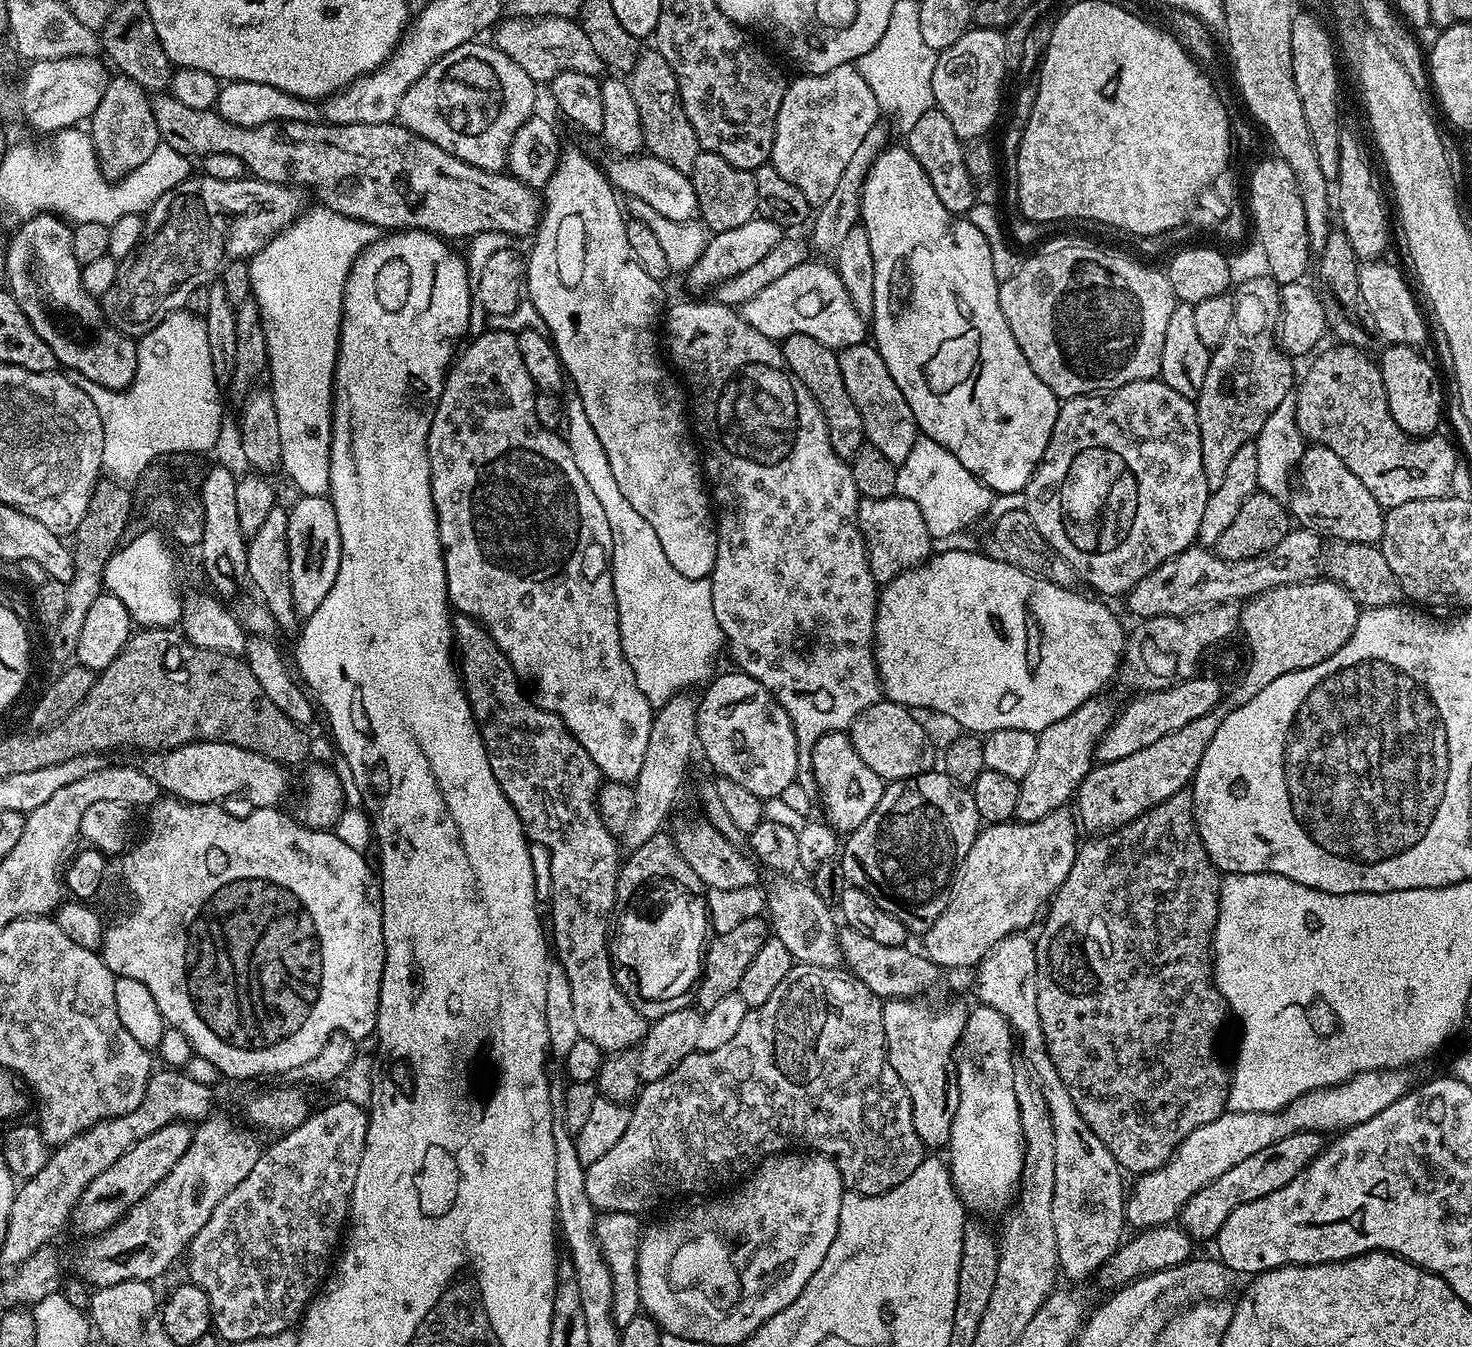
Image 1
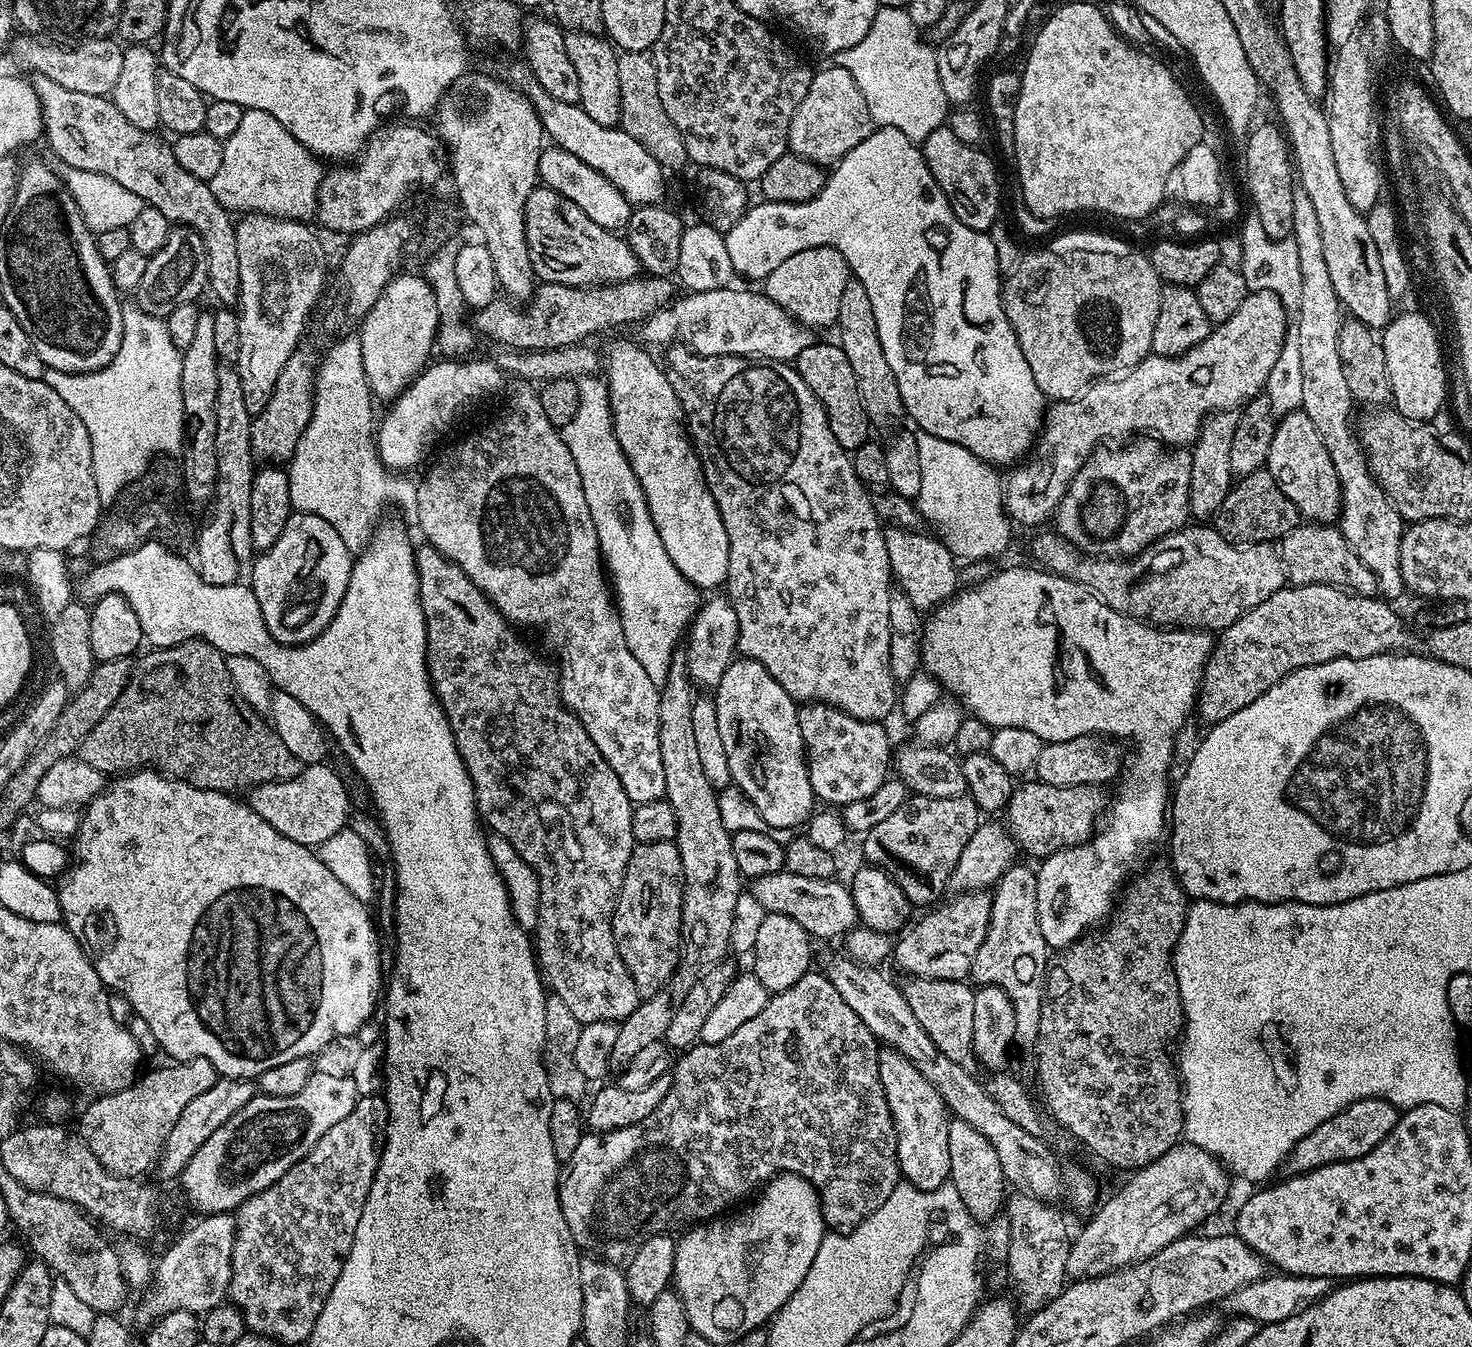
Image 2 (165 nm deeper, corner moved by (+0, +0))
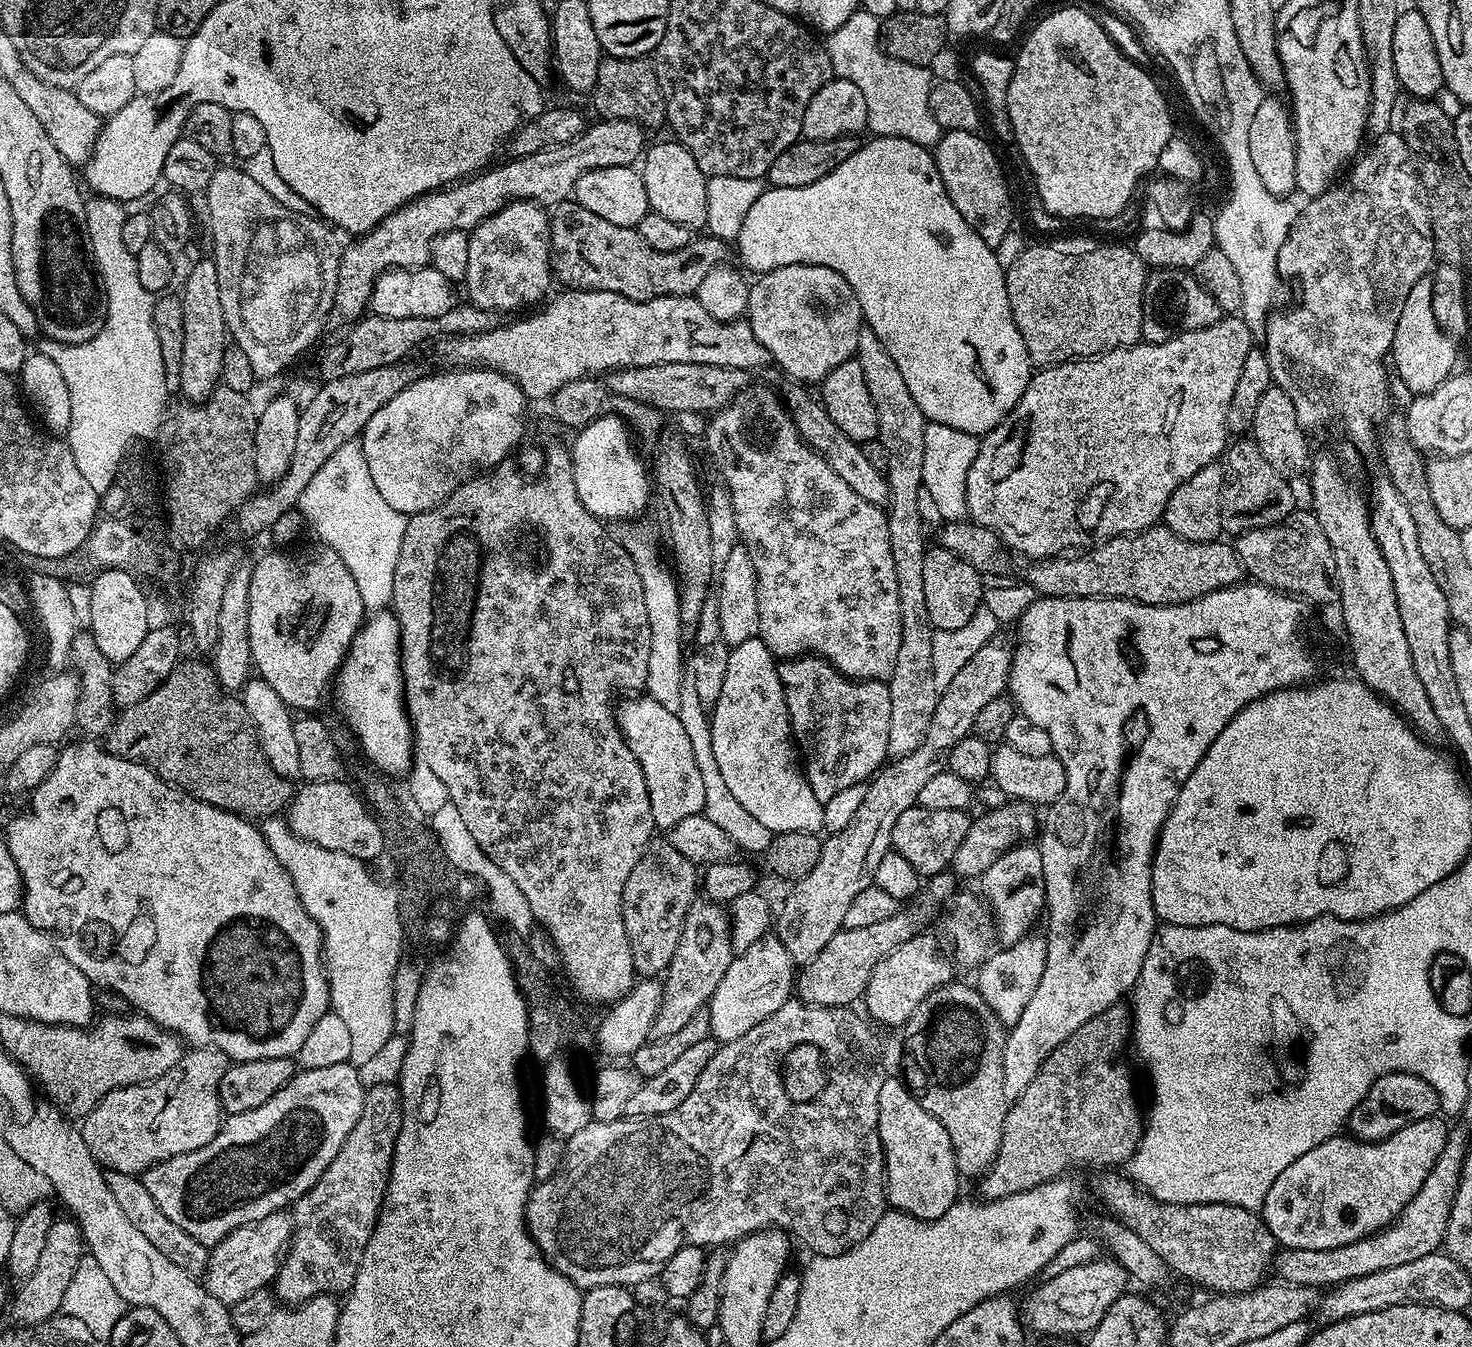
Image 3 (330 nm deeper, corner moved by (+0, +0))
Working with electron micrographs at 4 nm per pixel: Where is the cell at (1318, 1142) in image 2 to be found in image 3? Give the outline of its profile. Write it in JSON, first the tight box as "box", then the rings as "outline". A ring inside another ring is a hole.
{"box":[1346,1072,1440,1144],"outline":[[[1395,1072],[1378,1078],[1374,1086],[1370,1086],[1366,1098],[1362,1098],[1362,1102],[1358,1102],[1348,1115],[1346,1128],[1357,1140],[1378,1144],[1414,1122],[1433,1119],[1439,1112],[1440,1099],[1430,1082],[1422,1082],[1422,1078],[1409,1072]]]}

